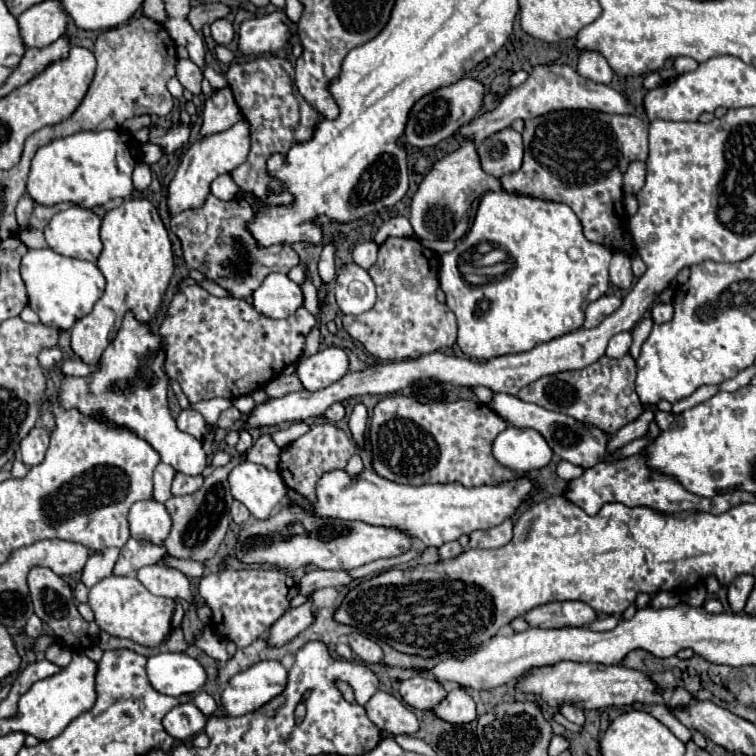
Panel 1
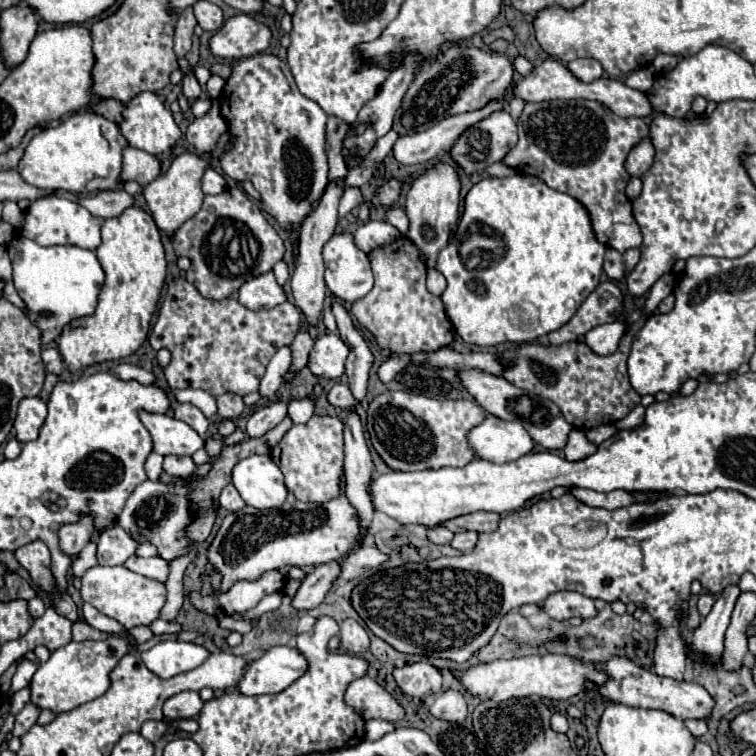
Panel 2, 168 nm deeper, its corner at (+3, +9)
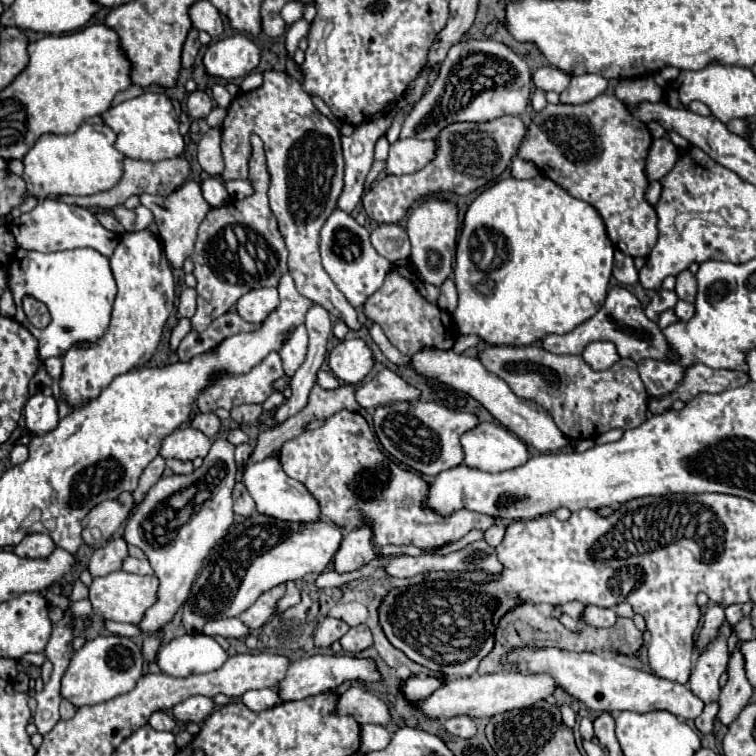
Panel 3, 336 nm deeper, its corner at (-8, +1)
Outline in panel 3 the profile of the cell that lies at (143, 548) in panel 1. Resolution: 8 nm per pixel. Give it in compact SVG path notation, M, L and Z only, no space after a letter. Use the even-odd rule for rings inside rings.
M119 536L115 540L109 540L107 546L99 548L93 552L87 570L91 572L91 576L105 576L109 572L115 572L121 568L123 558L127 556L127 542Z

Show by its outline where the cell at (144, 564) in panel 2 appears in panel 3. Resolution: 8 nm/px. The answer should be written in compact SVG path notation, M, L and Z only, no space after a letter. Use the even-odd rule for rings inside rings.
M127 556L123 560L121 570L133 572L133 574L153 574L153 570L151 570L151 566L149 566L147 560L137 560L137 558L131 558L131 556Z

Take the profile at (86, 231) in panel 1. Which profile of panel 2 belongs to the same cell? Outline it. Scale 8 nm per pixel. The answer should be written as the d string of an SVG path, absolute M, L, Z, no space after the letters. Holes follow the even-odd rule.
M56 196L38 198L28 206L24 216L26 216L26 224L18 230L18 234L32 238L40 246L72 244L86 250L96 250L100 246L100 220L72 200L56 198Z

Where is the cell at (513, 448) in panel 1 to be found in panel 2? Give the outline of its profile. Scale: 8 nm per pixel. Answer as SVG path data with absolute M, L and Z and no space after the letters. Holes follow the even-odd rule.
M492 414L470 430L468 442L488 462L512 462L534 448L534 440L520 422L506 422Z

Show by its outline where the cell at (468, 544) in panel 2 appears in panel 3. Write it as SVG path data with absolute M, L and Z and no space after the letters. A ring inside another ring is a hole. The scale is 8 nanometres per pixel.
M495 524L491 526L487 532L485 532L485 540L491 544L491 546L499 546L501 540L505 536L505 526L503 524Z

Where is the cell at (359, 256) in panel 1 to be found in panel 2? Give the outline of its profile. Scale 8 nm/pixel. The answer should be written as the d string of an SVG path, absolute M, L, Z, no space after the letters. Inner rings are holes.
M370 220L368 224L360 226L354 232L354 244L356 244L358 250L362 250L362 252L368 254L370 250L386 246L386 244L394 242L400 236L402 234L392 224L388 224L384 220Z

